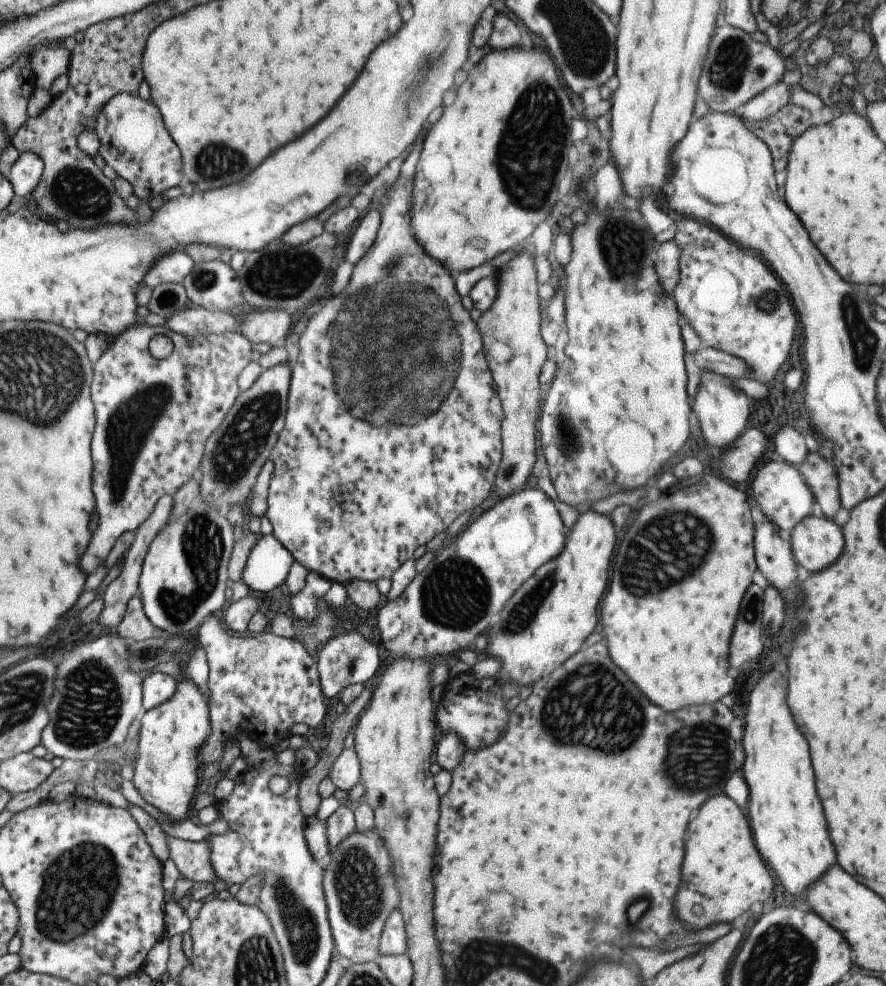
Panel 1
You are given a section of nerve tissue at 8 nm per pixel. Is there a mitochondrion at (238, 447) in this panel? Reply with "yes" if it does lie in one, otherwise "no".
yes

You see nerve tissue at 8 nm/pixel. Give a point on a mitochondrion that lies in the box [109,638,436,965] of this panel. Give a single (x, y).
(359, 885)

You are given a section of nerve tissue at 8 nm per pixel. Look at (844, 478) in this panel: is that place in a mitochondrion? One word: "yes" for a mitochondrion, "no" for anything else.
no

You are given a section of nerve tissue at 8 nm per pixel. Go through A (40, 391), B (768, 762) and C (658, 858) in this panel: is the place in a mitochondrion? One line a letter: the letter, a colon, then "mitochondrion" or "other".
A: mitochondrion
B: other
C: other

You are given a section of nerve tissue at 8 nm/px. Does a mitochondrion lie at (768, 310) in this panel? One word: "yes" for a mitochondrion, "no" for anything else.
yes

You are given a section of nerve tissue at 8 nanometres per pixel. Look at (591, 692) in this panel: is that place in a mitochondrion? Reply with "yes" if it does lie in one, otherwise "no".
yes

